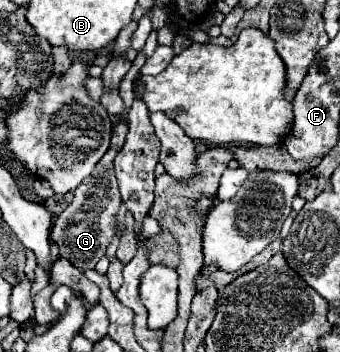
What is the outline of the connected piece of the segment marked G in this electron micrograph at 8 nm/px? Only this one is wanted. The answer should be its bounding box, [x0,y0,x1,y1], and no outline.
[52,121,128,269]

